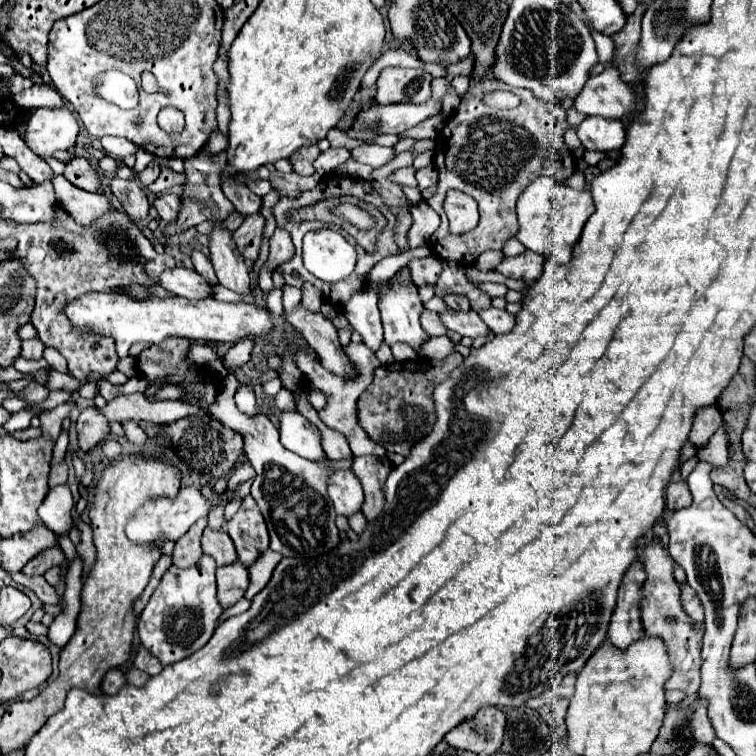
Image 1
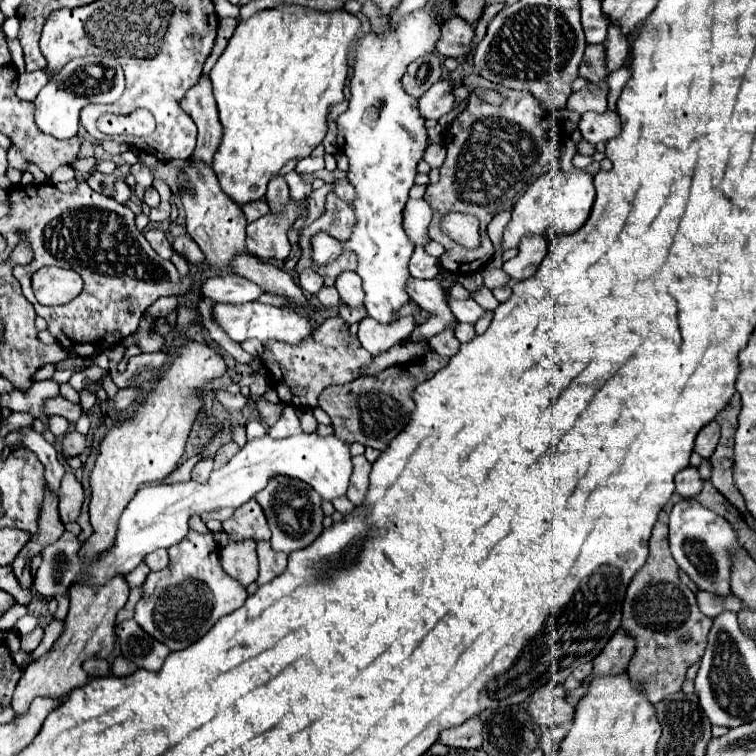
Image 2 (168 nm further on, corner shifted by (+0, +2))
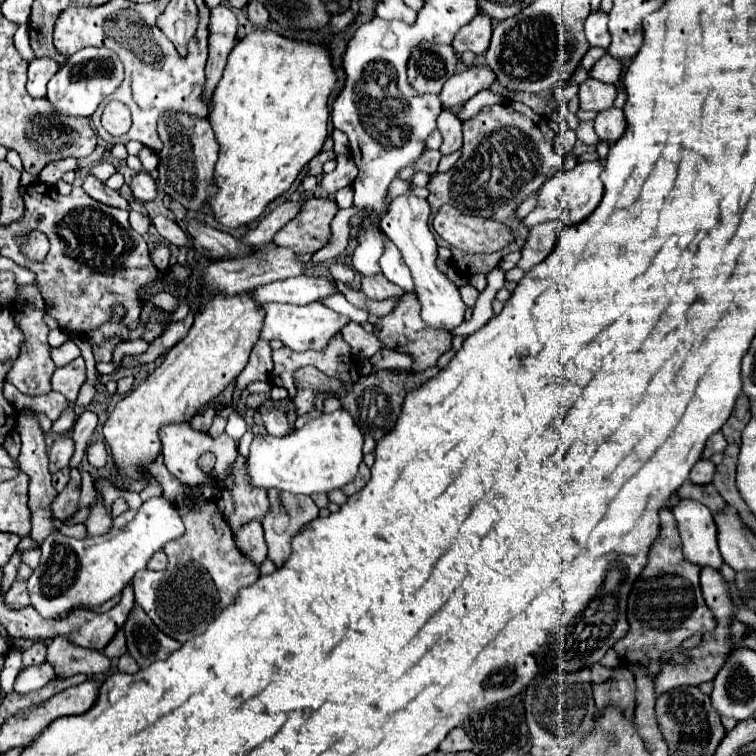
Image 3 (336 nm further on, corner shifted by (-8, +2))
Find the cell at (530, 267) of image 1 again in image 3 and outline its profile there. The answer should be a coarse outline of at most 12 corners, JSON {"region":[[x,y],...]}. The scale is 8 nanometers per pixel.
{"region":[[559,221],[529,229],[517,267],[531,271],[555,247]]}

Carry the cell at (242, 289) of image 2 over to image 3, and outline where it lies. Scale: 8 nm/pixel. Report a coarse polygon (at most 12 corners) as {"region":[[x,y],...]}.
{"region":[[299,275],[251,289],[263,303],[307,305],[331,293],[327,277]]}

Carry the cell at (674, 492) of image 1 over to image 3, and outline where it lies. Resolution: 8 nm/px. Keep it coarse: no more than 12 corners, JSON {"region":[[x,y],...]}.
{"region":[[701,459],[691,469],[689,481],[711,483],[715,465]]}

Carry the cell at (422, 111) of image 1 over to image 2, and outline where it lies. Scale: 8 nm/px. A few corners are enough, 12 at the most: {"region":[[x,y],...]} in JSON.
{"region":[[437,81],[421,99],[425,119],[441,119],[453,109],[455,85]]}

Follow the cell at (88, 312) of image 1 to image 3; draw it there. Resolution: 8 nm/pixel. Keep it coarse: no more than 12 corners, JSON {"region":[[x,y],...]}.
{"region":[[321,303],[263,305],[259,339],[321,351],[349,323]]}

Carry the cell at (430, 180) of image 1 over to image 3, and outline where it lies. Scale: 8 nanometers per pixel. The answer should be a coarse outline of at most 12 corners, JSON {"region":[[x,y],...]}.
{"region":[[395,179],[389,187],[385,203],[411,189],[411,181]]}

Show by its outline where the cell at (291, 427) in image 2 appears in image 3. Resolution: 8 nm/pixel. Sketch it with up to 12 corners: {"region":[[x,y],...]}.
{"region":[[277,409],[263,415],[269,435],[283,437],[291,425]]}

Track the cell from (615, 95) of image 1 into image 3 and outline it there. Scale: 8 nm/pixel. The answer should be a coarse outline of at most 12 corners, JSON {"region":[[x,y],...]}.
{"region":[[587,79],[579,85],[581,111],[613,107],[617,89]]}

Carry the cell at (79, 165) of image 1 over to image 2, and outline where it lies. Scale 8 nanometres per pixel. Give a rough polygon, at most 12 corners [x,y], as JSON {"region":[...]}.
{"region":[[63,165],[51,175],[53,183],[75,177],[71,165]]}

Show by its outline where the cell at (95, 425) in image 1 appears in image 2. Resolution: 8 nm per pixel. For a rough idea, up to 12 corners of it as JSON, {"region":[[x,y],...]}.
{"region":[[71,431],[61,441],[61,455],[75,457],[87,447],[87,435]]}

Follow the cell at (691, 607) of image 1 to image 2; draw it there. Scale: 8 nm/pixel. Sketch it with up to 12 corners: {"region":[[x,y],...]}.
{"region":[[699,591],[699,609],[707,617],[723,611],[739,613],[743,603],[735,595]]}

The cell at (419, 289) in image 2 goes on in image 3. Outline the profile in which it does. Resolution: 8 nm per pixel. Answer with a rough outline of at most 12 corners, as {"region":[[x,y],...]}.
{"region":[[387,241],[379,261],[383,275],[403,291],[415,291],[399,249]]}

